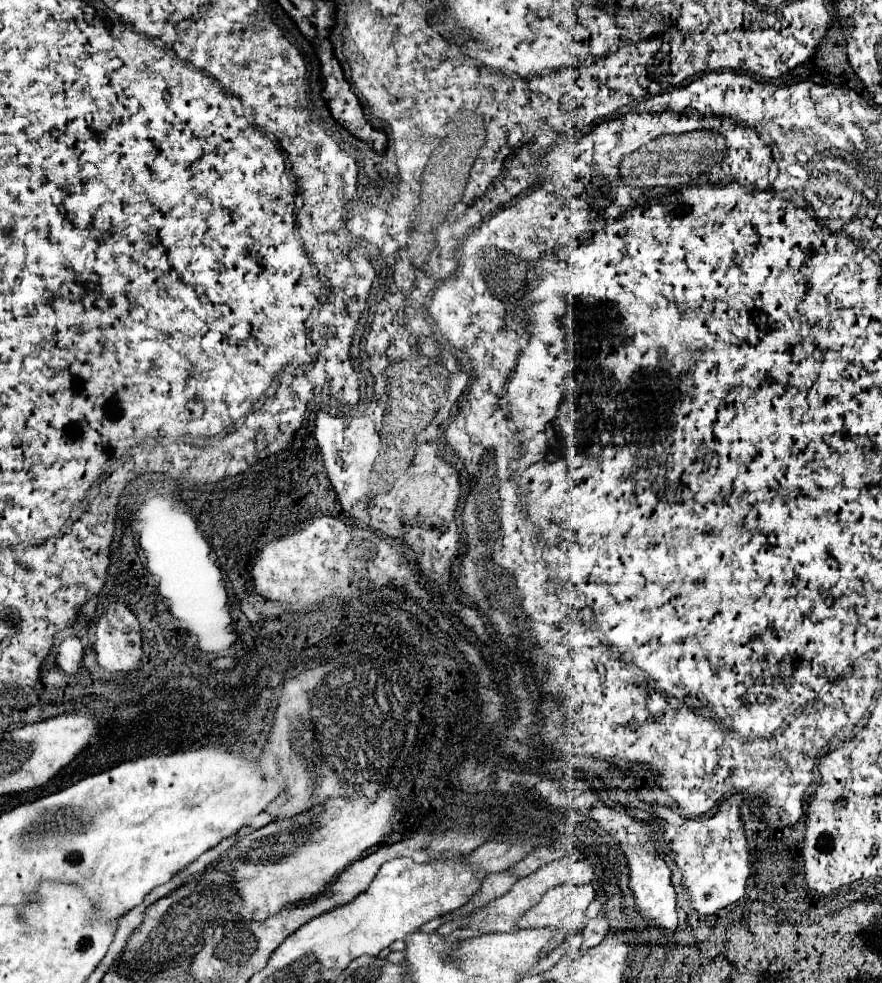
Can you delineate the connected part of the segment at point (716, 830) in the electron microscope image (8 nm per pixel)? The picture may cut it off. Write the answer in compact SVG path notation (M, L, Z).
M730 795L714 817L686 819L678 811L652 805L650 815L660 821L658 843L660 849L672 857L682 871L682 887L690 893L690 905L700 917L710 917L716 911L736 903L746 893L746 881L750 877L750 855L740 821L742 797Z

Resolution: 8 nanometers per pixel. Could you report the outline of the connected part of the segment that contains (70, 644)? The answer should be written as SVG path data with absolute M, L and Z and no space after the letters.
M72 637L72 639L64 639L60 643L60 647L58 647L58 659L56 661L58 661L58 665L66 673L78 677L82 657L84 657L84 645L82 645L82 641L78 637Z

